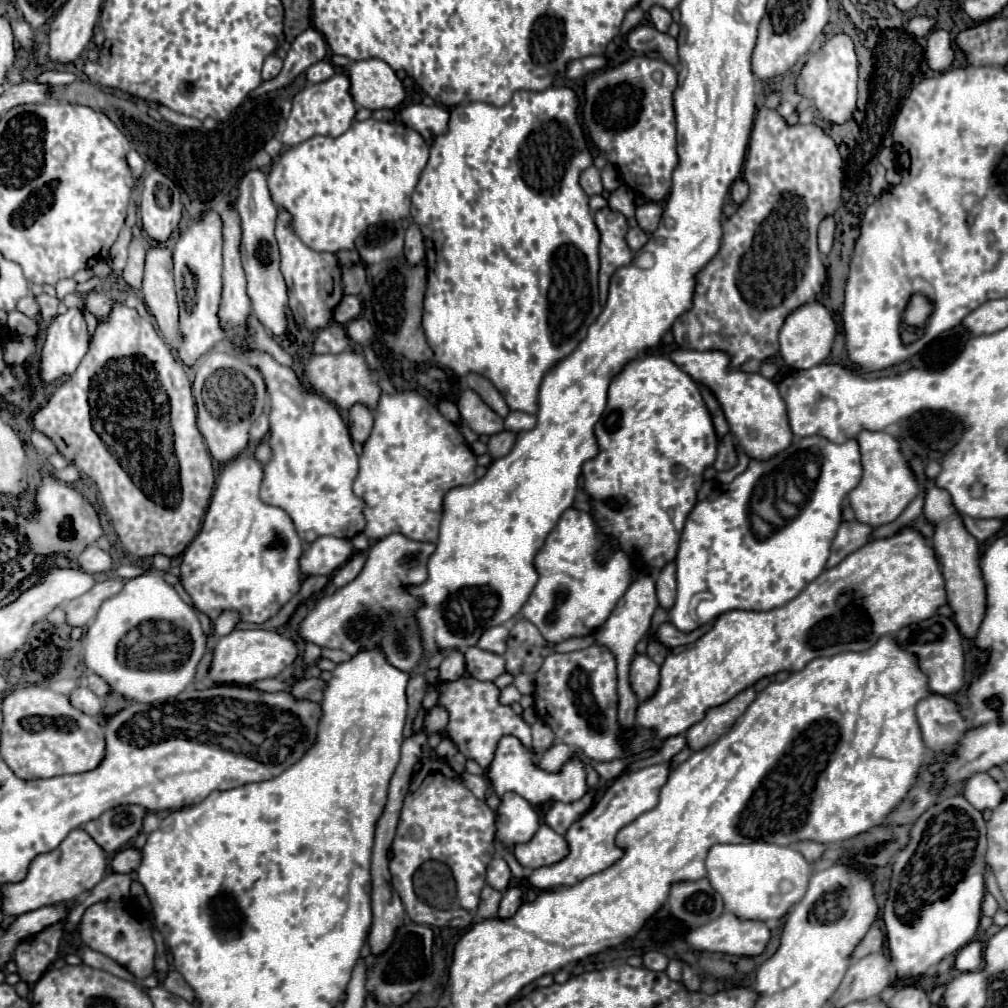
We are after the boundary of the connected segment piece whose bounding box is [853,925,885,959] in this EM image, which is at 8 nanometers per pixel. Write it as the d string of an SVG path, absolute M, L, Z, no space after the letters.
M873 925L869 929L869 933L857 945L857 949L855 949L853 955L855 955L855 959L861 959L861 957L865 957L869 953L877 953L877 951L883 949L883 943L885 943L885 935L883 935L881 927L879 925Z

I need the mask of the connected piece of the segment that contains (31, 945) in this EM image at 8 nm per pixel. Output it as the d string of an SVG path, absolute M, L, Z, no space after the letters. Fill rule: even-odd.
M67 919L59 921L59 925L51 925L51 929L43 929L43 933L37 933L35 937L27 937L27 941L21 941L15 947L13 961L17 963L17 973L29 985L33 985L55 961L65 933L65 921Z

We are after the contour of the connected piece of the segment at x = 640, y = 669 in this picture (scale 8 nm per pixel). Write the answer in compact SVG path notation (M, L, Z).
M635 655L631 661L631 687L639 701L653 697L659 687L659 665L655 665L647 655Z

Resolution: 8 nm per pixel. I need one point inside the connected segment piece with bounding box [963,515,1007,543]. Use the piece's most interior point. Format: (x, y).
(982, 529)

